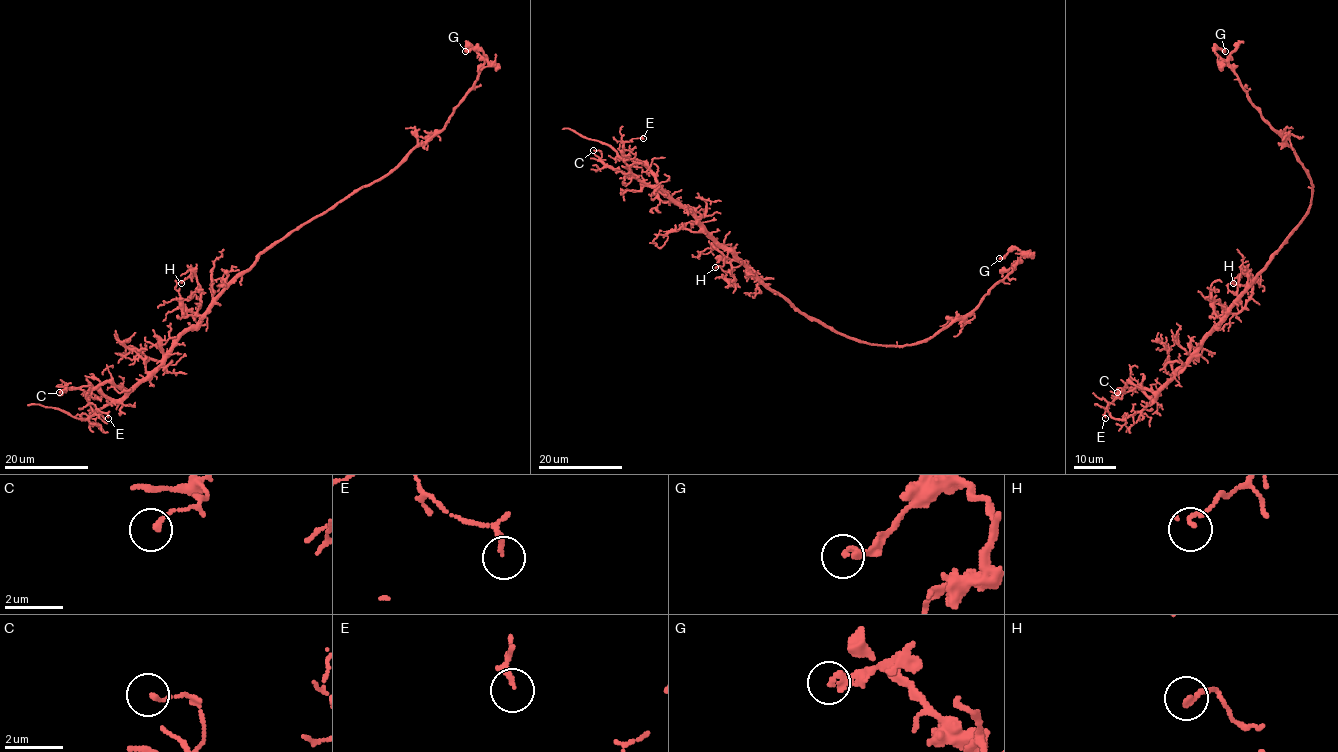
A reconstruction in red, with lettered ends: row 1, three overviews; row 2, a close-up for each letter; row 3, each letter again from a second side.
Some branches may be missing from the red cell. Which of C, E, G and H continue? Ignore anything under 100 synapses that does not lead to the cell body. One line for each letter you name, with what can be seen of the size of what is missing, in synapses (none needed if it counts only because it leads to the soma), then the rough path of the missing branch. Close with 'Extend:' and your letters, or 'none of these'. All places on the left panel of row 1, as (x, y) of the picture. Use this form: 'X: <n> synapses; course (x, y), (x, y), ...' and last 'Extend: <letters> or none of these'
Extend: none of these

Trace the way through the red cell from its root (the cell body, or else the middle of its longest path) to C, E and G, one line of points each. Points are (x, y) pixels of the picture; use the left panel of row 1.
C: (266, 248), (179, 338), (170, 353), (120, 399), (108, 399), (89, 386), (66, 386), (59, 392)
E: (266, 248), (179, 338), (170, 353), (129, 391), (104, 382), (88, 392), (88, 402), (108, 418)
G: (266, 248), (387, 176), (415, 147), (438, 133), (486, 60), (480, 50), (465, 51)

